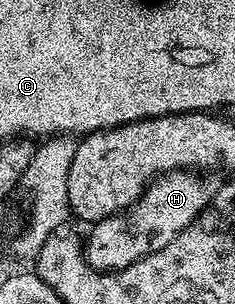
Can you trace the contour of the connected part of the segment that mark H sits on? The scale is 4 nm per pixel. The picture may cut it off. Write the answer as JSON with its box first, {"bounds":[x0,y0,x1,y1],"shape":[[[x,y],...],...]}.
{"bounds":[85,169,217,271],"shape":[[[191,169],[169,171],[152,179],[140,199],[126,211],[90,224],[88,231],[91,232],[85,238],[87,264],[94,271],[120,271],[149,253],[157,253],[157,249],[165,249],[165,245],[169,245],[177,233],[192,226],[198,220],[195,218],[210,208],[217,183],[202,179],[199,175],[202,174]]]}

